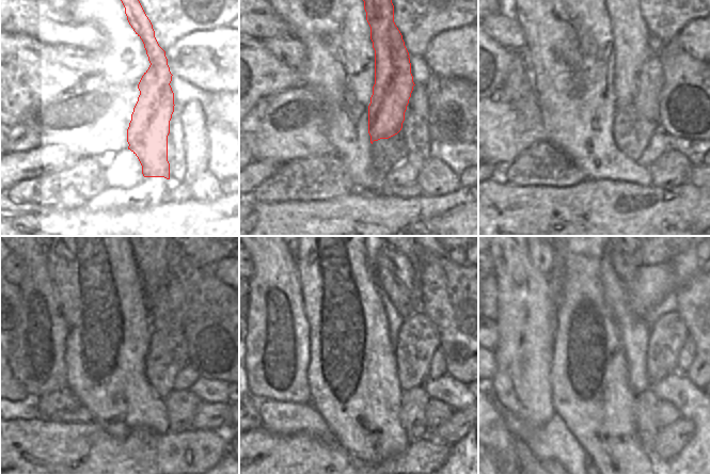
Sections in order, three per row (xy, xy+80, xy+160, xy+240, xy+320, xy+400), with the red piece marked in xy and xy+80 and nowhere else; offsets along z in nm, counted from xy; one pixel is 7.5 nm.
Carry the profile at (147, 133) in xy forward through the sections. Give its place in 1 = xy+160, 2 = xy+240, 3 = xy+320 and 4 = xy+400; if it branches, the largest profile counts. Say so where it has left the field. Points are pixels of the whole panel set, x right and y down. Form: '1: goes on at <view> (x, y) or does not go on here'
1: goes on at xy+160 (631, 49)
2: goes on at xy+240 (153, 257)
3: goes on at xy+320 (425, 257)
4: does not go on here

